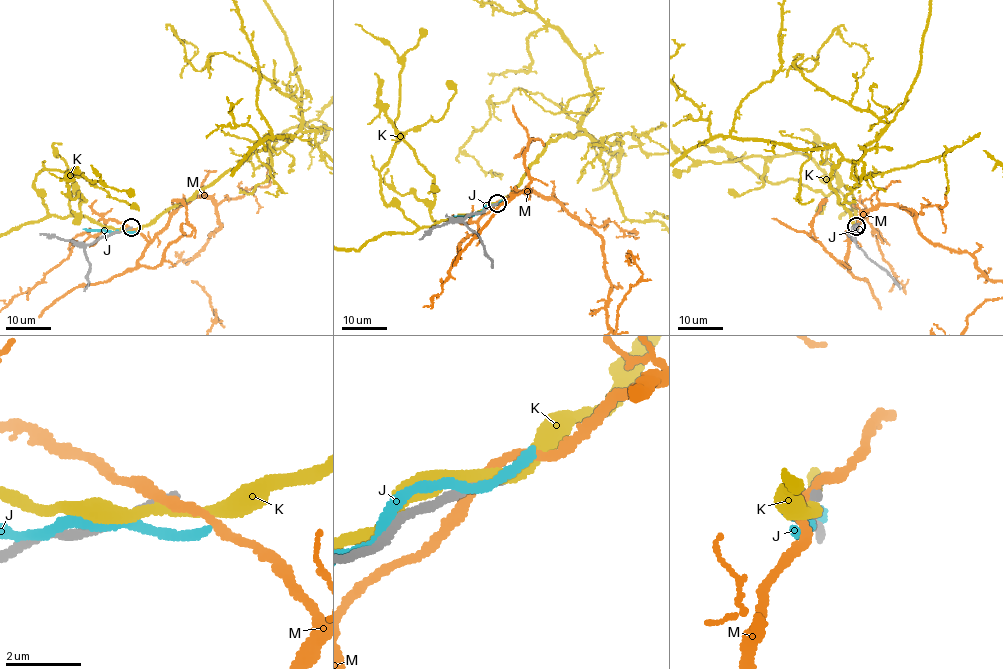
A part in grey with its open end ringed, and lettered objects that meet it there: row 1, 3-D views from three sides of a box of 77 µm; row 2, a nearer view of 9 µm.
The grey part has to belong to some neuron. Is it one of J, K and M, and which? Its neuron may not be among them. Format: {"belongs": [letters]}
{"belongs": []}

